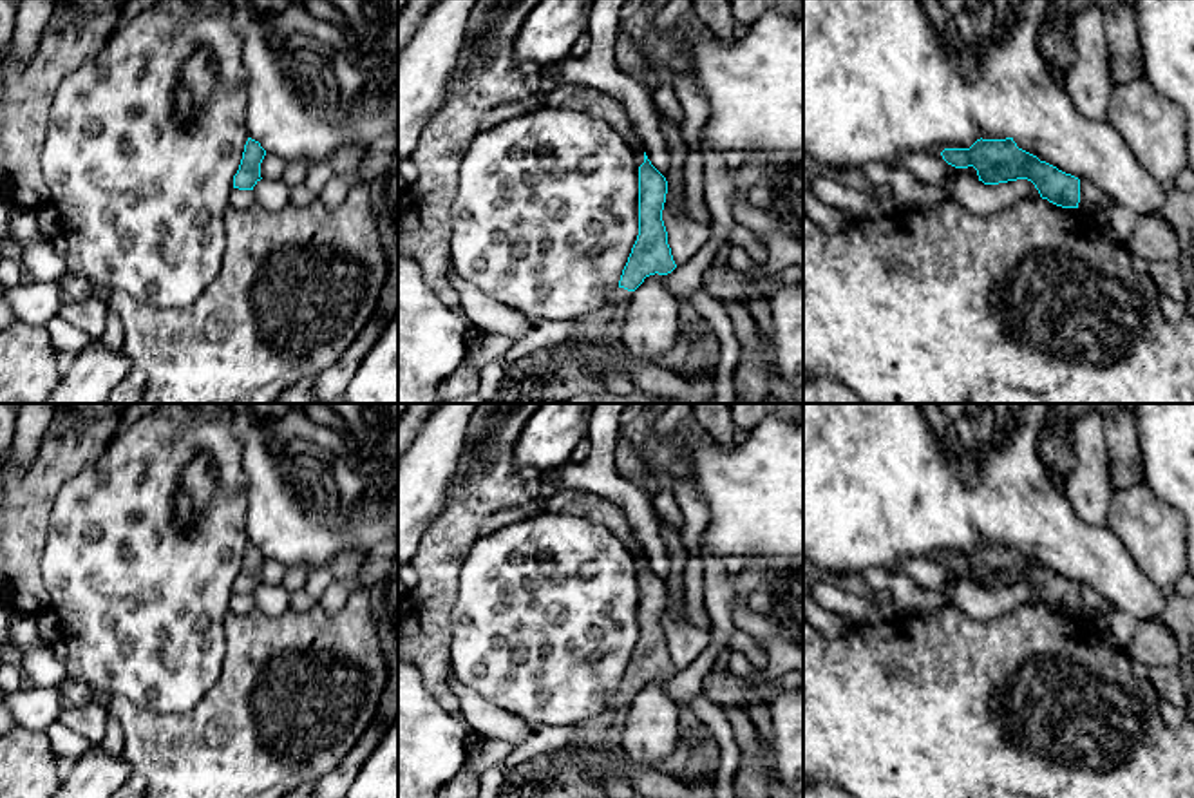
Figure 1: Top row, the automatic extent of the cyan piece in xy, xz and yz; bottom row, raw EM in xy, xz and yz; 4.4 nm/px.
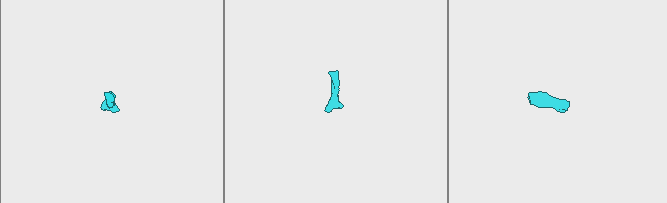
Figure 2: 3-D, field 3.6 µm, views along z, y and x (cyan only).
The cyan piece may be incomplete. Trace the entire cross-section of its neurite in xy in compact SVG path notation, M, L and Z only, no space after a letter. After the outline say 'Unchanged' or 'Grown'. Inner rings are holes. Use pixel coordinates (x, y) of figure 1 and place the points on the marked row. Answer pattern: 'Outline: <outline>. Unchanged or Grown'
Outline: M248 138L239 170L233 176L233 188L253 190L253 186L262 179L261 163L264 156L266 156L266 150L261 147L261 143Z. Unchanged

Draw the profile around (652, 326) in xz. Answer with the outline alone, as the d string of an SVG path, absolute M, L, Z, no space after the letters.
M659 273L646 277L633 291L621 342L640 364L649 364L677 342L678 306L680 299L666 290Z

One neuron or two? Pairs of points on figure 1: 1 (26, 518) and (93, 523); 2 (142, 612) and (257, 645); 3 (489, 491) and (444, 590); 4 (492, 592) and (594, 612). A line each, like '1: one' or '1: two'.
1: two
2: two
3: one
4: one

